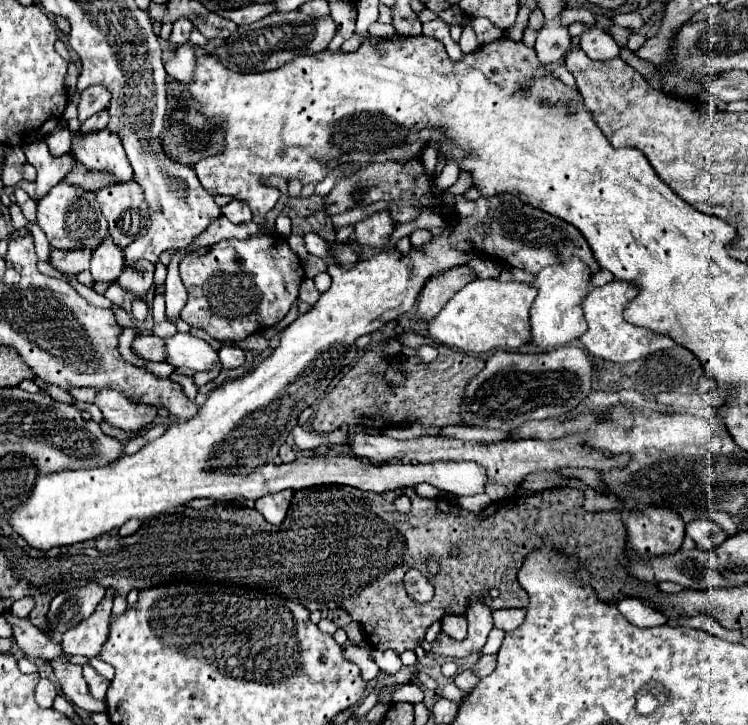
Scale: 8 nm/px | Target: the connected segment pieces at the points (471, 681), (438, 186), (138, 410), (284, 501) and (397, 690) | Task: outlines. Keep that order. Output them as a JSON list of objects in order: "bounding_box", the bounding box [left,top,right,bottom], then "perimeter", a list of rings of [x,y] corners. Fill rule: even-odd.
[{"bounding_box":[453,670,479,694],"perimeter":[[[463,670],[461,674],[457,674],[457,676],[453,678],[453,682],[455,682],[455,686],[457,686],[459,690],[463,690],[463,692],[467,694],[467,692],[471,692],[471,690],[475,688],[475,684],[479,682],[479,678],[473,676],[469,670]]]},{"bounding_box":[433,160,459,192],"perimeter":[[[447,160],[441,174],[435,180],[435,190],[433,192],[441,192],[441,190],[447,190],[449,186],[453,186],[457,176],[459,176],[459,164],[453,162],[453,160]]]},{"bounding_box":[95,388,157,432],"perimeter":[[[99,388],[95,394],[95,404],[103,412],[105,422],[127,432],[137,432],[141,428],[147,428],[157,416],[155,406],[137,404],[125,398],[123,394],[115,392],[113,388]]]},{"bounding_box":[255,490,293,526],"perimeter":[[[281,490],[277,494],[267,494],[255,502],[255,510],[261,512],[267,522],[279,526],[287,514],[291,498],[293,498],[293,490]]]},{"bounding_box":[391,682,423,704],"perimeter":[[[405,682],[401,686],[393,686],[391,700],[393,702],[409,702],[409,704],[415,704],[415,702],[421,702],[423,700],[423,692],[419,690],[417,684]]]}]

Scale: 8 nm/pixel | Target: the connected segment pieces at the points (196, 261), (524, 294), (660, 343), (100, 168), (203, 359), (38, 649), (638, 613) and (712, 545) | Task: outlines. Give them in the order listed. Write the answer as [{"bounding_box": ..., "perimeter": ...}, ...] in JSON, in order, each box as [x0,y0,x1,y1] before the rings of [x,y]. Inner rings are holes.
[{"bounding_box":[179,234,305,342],"perimeter":[[[265,234],[247,240],[221,240],[215,244],[205,256],[187,254],[179,262],[181,280],[189,292],[187,304],[181,310],[181,318],[193,328],[203,328],[211,338],[227,342],[227,340],[245,340],[255,332],[263,332],[265,328],[281,322],[285,314],[291,310],[297,300],[299,286],[305,278],[303,264],[295,252],[291,252],[287,240]]]},{"bounding_box":[429,280,537,354],"perimeter":[[[473,280],[465,284],[441,312],[429,320],[429,336],[445,346],[459,348],[467,354],[481,354],[497,348],[517,348],[529,340],[529,308],[537,290],[525,282],[497,282]]]},{"bounding_box":[579,280,677,364],"perimeter":[[[613,280],[613,282],[605,284],[605,286],[601,286],[601,288],[591,290],[591,294],[587,294],[583,298],[581,306],[583,306],[583,314],[585,314],[585,320],[587,320],[589,328],[579,340],[589,350],[591,356],[597,356],[597,358],[603,358],[603,360],[609,360],[609,362],[625,364],[625,362],[639,360],[639,358],[643,358],[643,356],[647,356],[651,352],[677,346],[677,342],[673,338],[657,336],[651,330],[633,326],[623,318],[623,308],[633,296],[635,296],[635,286],[633,284]]]},{"bounding_box":[71,130,133,184],"perimeter":[[[101,130],[89,136],[79,136],[73,132],[71,150],[75,158],[91,172],[113,174],[117,178],[117,184],[133,180],[133,170],[125,156],[121,140],[109,130]]]},{"bounding_box":[163,332,217,370],"perimeter":[[[177,332],[175,336],[163,338],[167,350],[167,362],[175,368],[191,370],[211,370],[217,362],[217,350],[213,350],[205,340],[191,336],[189,332]]]},{"bounding_box":[5,612,71,662],"perimeter":[[[5,612],[7,620],[13,624],[13,638],[17,646],[29,656],[29,658],[43,658],[43,660],[57,660],[63,658],[65,662],[71,662],[71,656],[63,652],[61,644],[51,640],[45,632],[41,632],[37,626],[29,622],[29,618],[17,618],[11,612]]]},{"bounding_box":[617,598,665,628],"perimeter":[[[627,598],[627,600],[621,600],[617,604],[619,612],[625,616],[627,622],[635,624],[635,626],[641,626],[641,628],[647,628],[647,626],[657,626],[657,624],[665,624],[665,616],[657,610],[653,610],[651,606],[647,606],[645,602],[641,600],[635,600],[635,598]]]},{"bounding_box":[687,518,727,550],"perimeter":[[[705,518],[687,524],[687,536],[691,536],[701,550],[715,550],[723,540],[727,540],[727,534],[715,522]]]}]

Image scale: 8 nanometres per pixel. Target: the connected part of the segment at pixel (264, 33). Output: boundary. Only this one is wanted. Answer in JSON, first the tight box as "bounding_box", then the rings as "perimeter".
{"bounding_box":[213,10,335,72],"perimeter":[[[299,10],[293,12],[273,12],[253,24],[239,26],[239,30],[227,38],[223,48],[217,48],[213,54],[231,70],[235,72],[267,72],[275,70],[297,56],[317,54],[327,48],[331,38],[335,36],[335,24],[331,16],[327,18],[311,18],[301,14]]]}

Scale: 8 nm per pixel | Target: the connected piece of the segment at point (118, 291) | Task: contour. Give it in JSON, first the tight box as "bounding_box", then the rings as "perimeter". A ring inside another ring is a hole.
{"bounding_box":[103,282,125,308],"perimeter":[[[115,282],[115,284],[111,284],[111,288],[107,288],[105,290],[105,294],[103,294],[107,300],[111,300],[111,304],[113,306],[117,306],[117,308],[121,308],[123,306],[123,302],[125,302],[125,290]]]}

